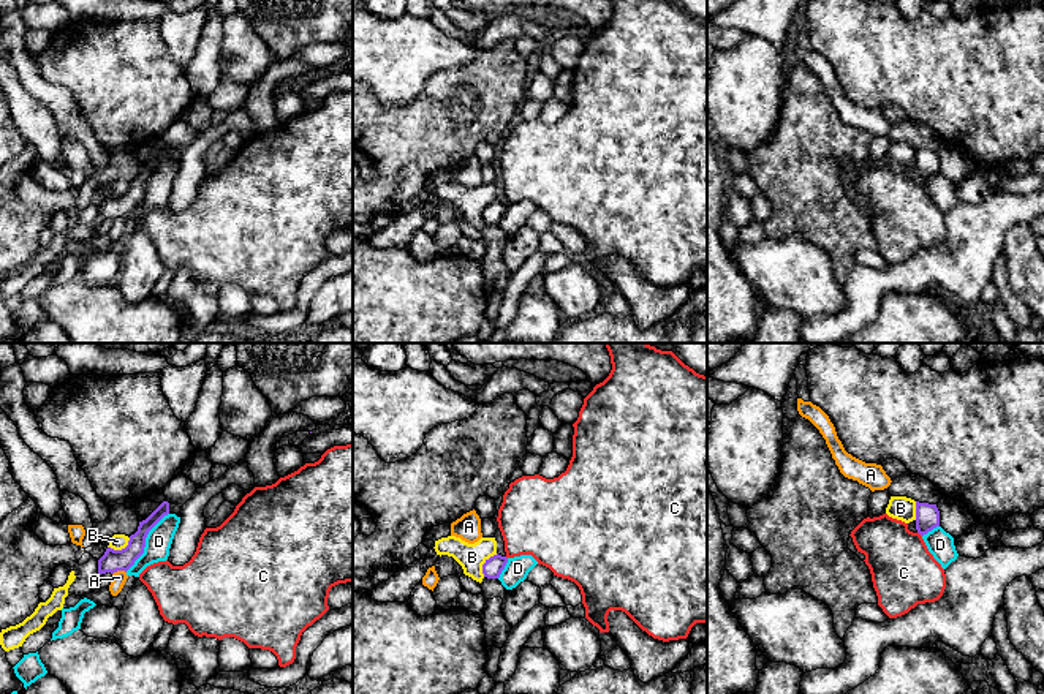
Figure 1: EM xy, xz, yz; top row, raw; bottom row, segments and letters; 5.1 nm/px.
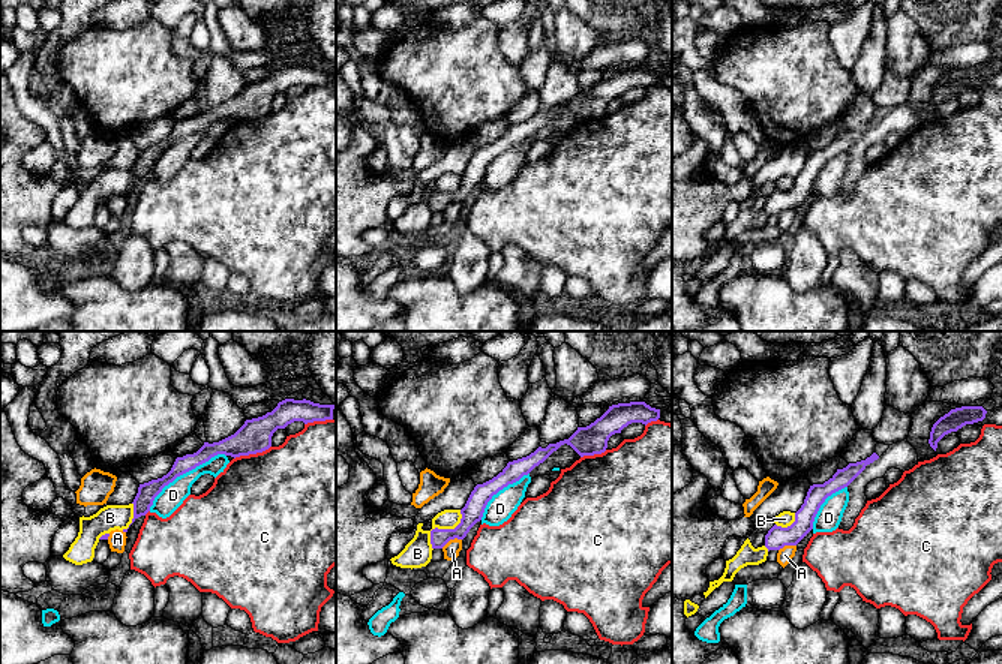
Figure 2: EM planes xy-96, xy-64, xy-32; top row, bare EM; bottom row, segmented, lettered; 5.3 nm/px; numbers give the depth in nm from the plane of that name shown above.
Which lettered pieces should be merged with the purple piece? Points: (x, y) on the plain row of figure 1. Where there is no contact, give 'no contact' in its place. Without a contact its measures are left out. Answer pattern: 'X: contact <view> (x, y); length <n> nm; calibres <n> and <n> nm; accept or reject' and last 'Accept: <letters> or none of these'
A: contact xy (119, 215); length 70 nm; calibres 110 and 70 nm; reject
B: contact xz (484, 209); length 140 nm; calibres 100 and 140 nm; reject
C: contact yz (919, 179); length 40 nm; calibres 130 and 340 nm; reject
D: contact xy (144, 188); length 380 nm; calibres 110 and 130 nm; reject
Accept: none of these

